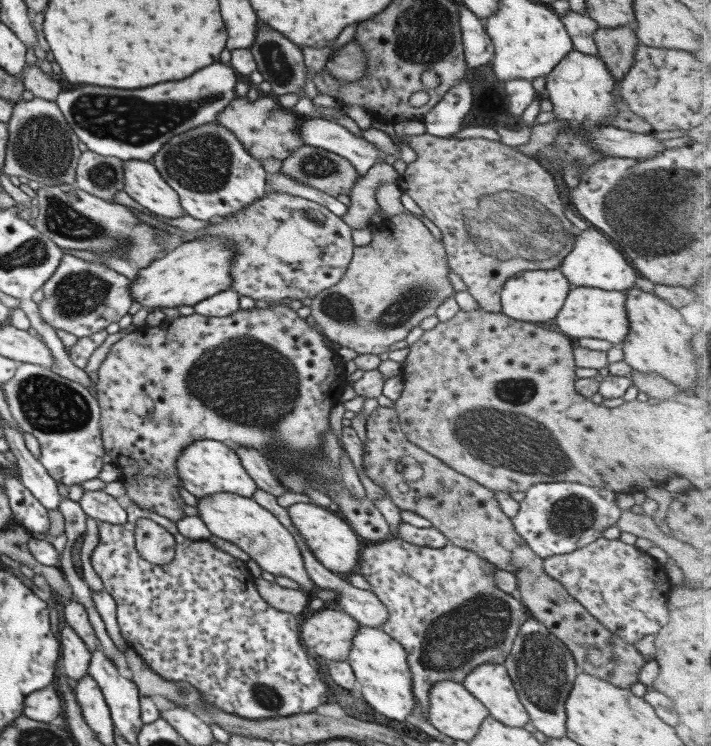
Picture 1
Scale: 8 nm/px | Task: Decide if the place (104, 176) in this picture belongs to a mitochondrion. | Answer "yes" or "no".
yes

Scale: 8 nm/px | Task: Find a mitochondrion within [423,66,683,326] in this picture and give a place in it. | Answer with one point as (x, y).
(520, 227)

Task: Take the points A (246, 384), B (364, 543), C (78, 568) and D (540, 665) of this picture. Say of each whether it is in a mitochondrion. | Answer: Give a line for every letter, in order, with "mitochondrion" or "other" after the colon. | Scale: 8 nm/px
A: mitochondrion
B: other
C: other
D: mitochondrion

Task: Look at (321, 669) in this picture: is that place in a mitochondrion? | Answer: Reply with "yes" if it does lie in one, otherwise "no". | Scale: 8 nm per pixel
no

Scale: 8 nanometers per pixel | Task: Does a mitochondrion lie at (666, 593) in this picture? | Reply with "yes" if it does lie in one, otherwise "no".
no

